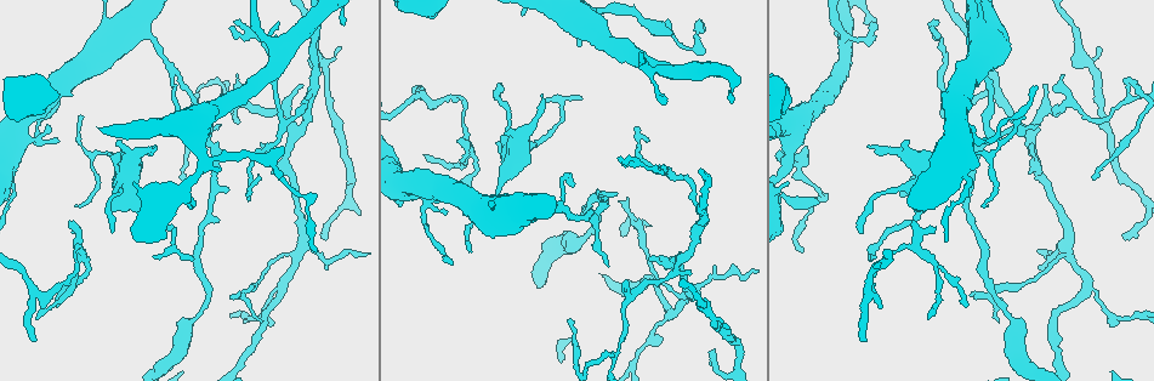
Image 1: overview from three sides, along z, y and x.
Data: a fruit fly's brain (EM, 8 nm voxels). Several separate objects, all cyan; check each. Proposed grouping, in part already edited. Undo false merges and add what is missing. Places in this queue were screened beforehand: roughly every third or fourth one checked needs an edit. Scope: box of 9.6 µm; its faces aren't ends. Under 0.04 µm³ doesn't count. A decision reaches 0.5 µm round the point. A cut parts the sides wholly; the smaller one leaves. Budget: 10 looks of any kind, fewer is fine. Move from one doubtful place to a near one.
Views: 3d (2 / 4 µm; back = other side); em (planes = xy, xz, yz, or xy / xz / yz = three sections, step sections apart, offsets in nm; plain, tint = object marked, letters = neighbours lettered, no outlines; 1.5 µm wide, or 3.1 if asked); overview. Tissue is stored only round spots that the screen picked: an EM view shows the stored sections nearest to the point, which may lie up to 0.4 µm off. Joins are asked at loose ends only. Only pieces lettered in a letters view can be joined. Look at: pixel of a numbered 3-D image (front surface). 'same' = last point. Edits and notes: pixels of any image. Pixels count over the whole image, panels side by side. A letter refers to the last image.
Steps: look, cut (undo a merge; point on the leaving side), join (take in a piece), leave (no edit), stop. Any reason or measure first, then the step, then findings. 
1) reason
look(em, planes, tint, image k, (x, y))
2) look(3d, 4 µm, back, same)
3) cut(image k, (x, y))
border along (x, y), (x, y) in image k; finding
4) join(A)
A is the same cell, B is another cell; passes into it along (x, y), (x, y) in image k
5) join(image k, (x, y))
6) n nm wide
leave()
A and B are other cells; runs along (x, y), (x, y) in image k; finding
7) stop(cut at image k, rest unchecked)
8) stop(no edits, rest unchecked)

thin end
look(3d, 4 µm, image 1, (932, 25))

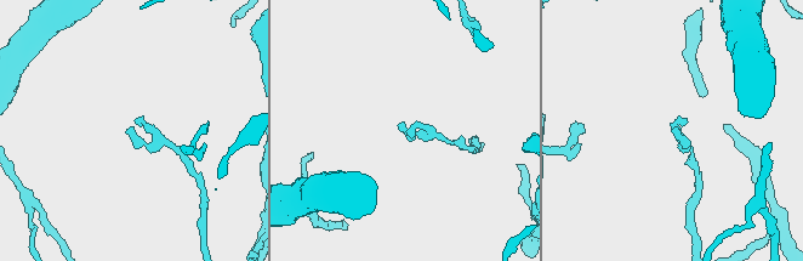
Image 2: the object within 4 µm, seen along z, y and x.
look(em, planes, letters, image 2, (673, 129))

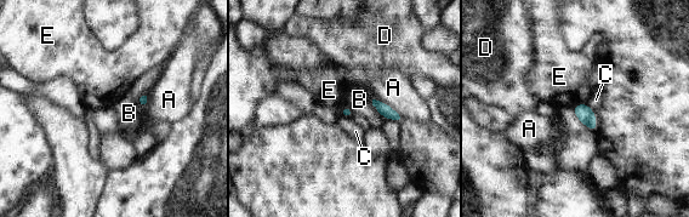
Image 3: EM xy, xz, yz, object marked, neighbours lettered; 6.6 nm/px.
leave()
A, B, C, D and E are other cells; border along (347, 106), (341, 109), (341, 115) in image 3; none of them fits

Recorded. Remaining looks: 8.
branch stops here
look(em, planes, letters, image 1, (665, 101))

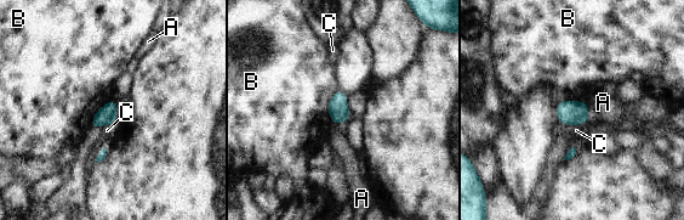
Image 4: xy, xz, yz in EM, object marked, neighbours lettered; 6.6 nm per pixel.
leave()
A, B and C are other cells; border along (337, 89), (328, 102), (332, 123) in image 4; no lettered piece goes on from it

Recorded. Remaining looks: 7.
branch stops here
look(3d, 4 µm, image 1, (648, 260))

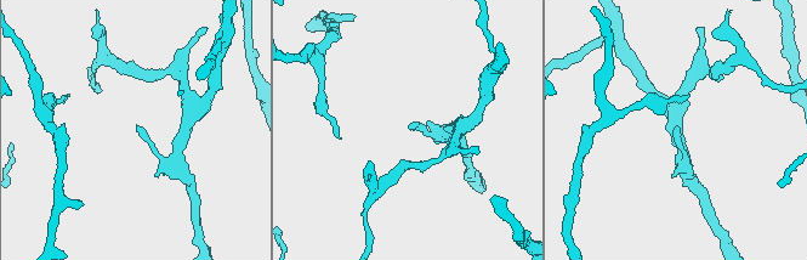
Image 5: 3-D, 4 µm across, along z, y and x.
need the tissue
look(em, planes, letters, image 5, (136, 126))

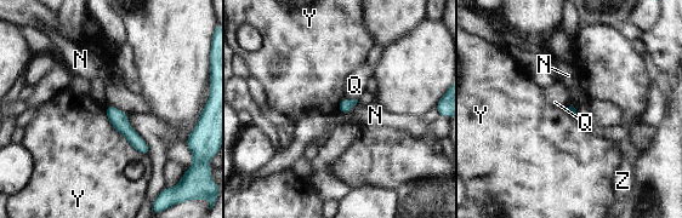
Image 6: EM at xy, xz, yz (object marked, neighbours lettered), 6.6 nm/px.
leave()
N, Q, Y and Z are other cells; no lettered piece goes on from it

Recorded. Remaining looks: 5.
branch stops here
look(em, planes, letters, image 1, (625, 291))

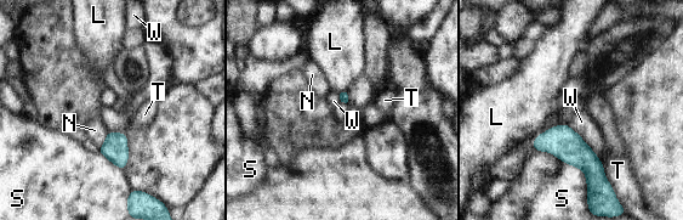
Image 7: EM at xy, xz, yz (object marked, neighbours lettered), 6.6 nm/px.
leave()
L, N, S, T and W are other cells; border along (567, 124), (582, 139), (603, 164) in image 7; none of them fits

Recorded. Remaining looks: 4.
stop(no edits, rest unchecked)

